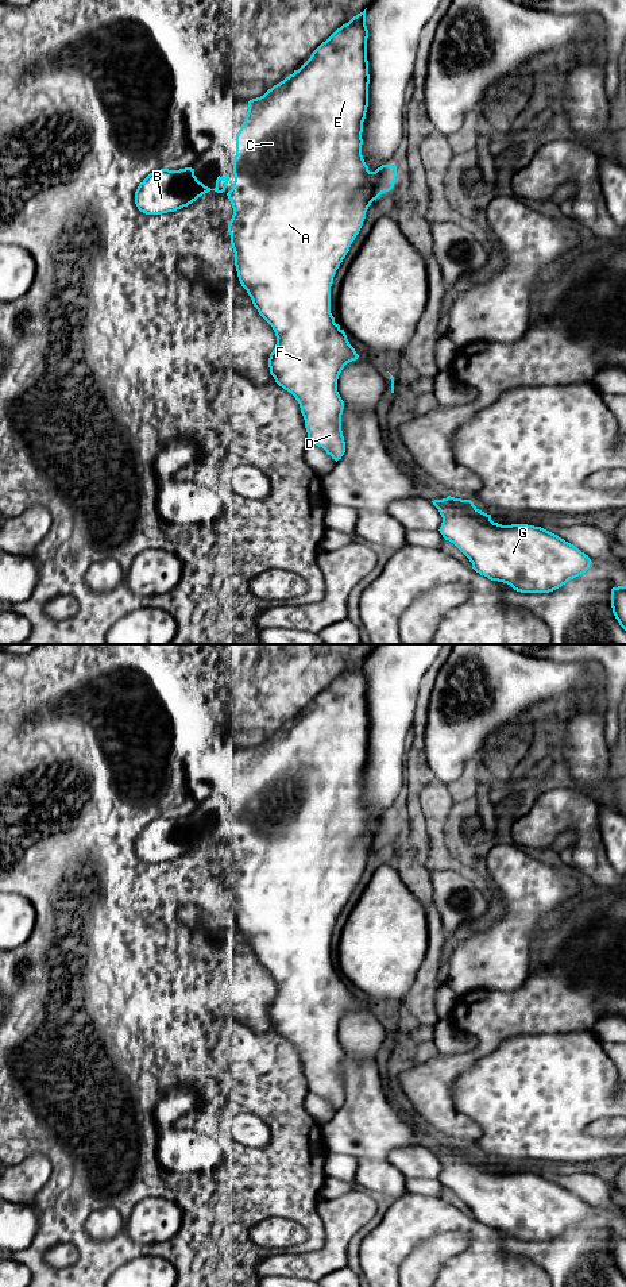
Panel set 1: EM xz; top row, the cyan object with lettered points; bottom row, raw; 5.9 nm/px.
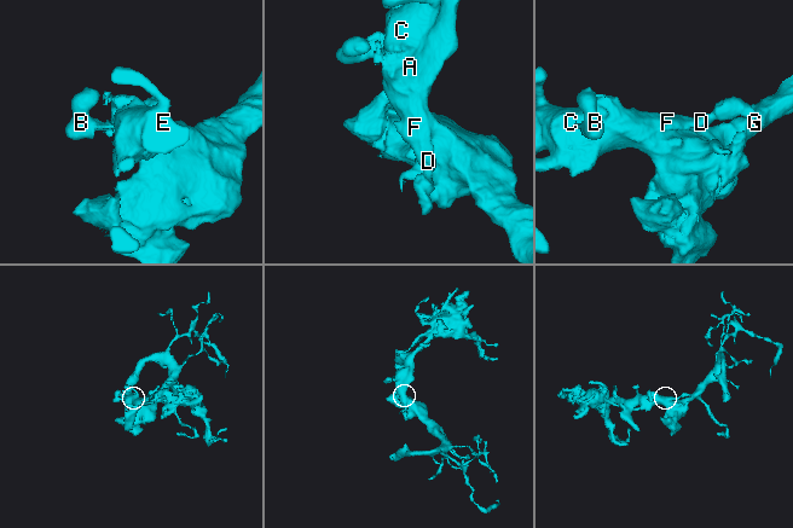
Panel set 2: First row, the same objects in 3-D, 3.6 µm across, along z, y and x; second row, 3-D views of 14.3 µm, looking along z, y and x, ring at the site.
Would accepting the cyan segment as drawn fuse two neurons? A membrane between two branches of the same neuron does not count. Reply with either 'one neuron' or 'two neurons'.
one neuron

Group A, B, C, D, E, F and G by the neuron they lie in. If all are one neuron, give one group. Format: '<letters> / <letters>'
A B C D E F G

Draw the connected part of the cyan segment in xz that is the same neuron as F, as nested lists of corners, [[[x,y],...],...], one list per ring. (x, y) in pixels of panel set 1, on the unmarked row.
[[[364,658],[322,690],[298,718],[294,718],[293,723],[274,733],[263,744],[248,750],[247,764],[236,782],[236,804],[233,808],[235,829],[232,837],[227,841],[233,856],[233,863],[228,872],[228,881],[231,883],[231,893],[235,901],[235,914],[239,929],[247,939],[259,963],[273,975],[277,984],[275,997],[268,1006],[270,1022],[279,1034],[291,1041],[298,1049],[305,1068],[309,1091],[322,1095],[336,1110],[341,1107],[345,1101],[345,1090],[341,1079],[344,1049],[337,1040],[337,1028],[344,1014],[356,1009],[359,1003],[349,993],[344,978],[335,971],[335,966],[331,962],[331,935],[333,932],[336,918],[345,906],[352,890],[363,874],[368,855],[382,841],[391,839],[394,836],[394,829],[397,828],[397,814],[382,813],[375,820],[370,820],[362,804],[362,781],[368,755],[370,732],[367,686],[368,678],[366,674]]]

